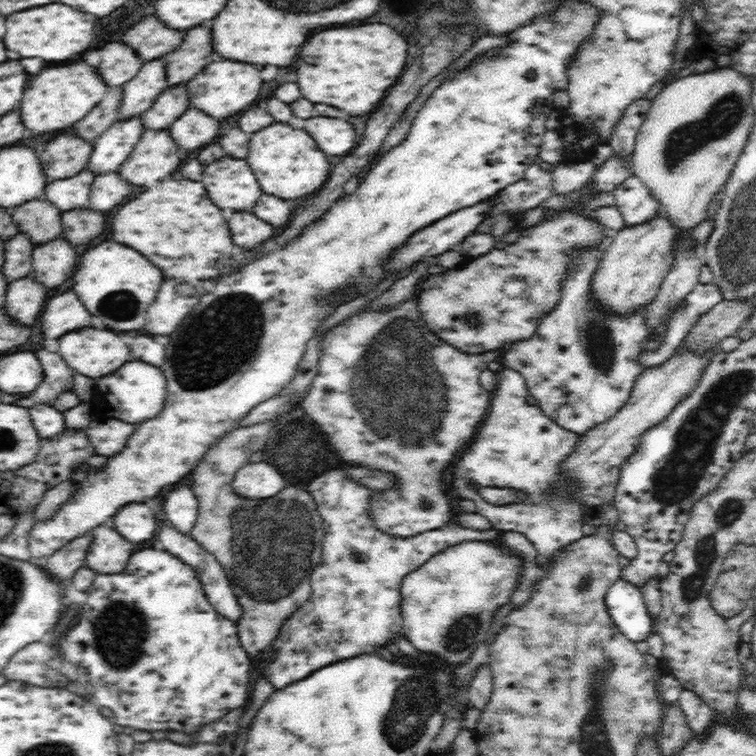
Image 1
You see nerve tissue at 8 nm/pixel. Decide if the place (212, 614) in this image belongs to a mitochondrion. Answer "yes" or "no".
no

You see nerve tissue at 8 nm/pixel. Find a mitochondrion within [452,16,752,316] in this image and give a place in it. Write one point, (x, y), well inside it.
(723, 117)

